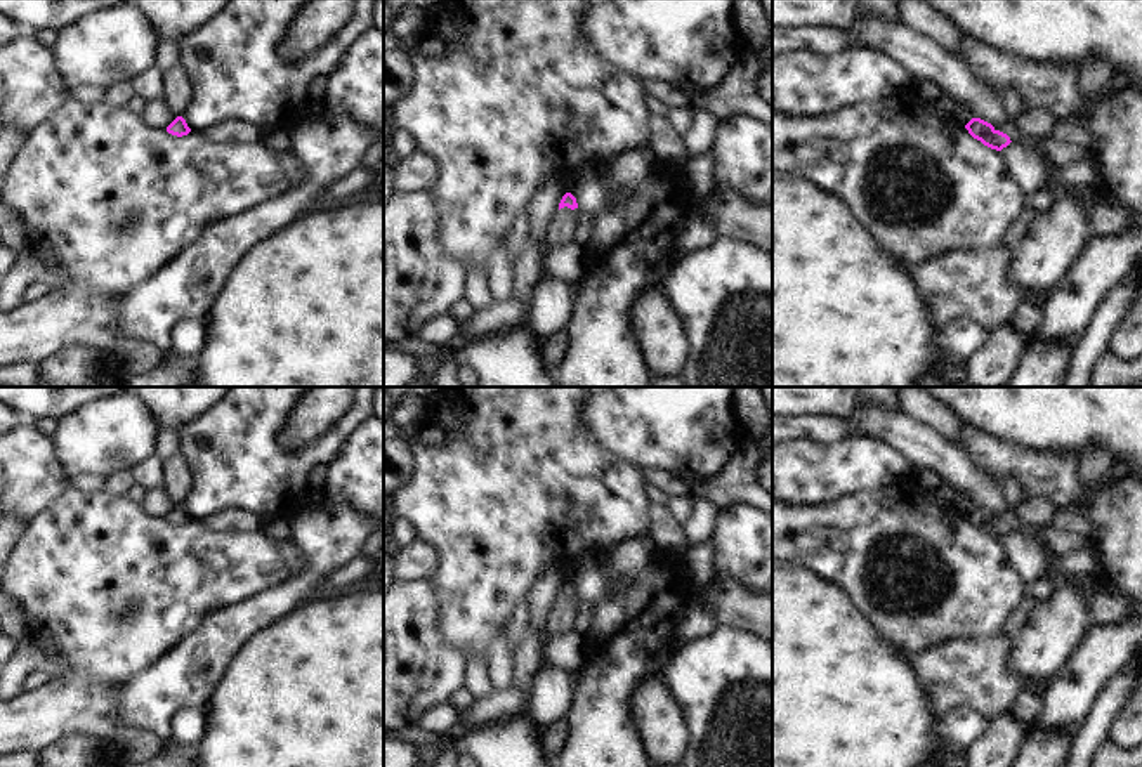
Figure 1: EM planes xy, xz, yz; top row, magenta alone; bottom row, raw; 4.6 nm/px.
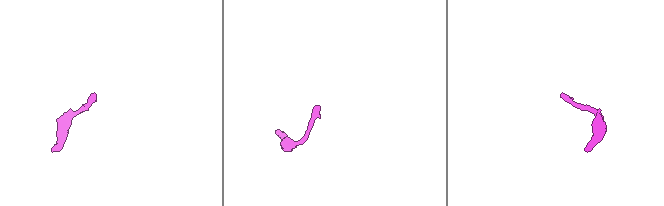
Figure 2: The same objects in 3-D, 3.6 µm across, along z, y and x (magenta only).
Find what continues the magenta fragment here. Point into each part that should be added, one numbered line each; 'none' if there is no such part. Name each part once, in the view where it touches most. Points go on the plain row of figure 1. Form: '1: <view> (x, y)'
none.

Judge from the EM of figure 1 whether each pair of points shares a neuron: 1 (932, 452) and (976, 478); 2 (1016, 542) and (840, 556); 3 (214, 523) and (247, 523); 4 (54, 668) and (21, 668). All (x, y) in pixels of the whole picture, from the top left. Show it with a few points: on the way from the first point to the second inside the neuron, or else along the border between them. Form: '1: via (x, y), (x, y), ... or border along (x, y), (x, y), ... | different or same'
1: via (943, 458), (965, 476) | same
2: border along (1000, 540), (1016, 573), (1023, 580) | different
3: via (223, 523), (238, 523) | same
4: via (45, 663), (30, 663) | same

